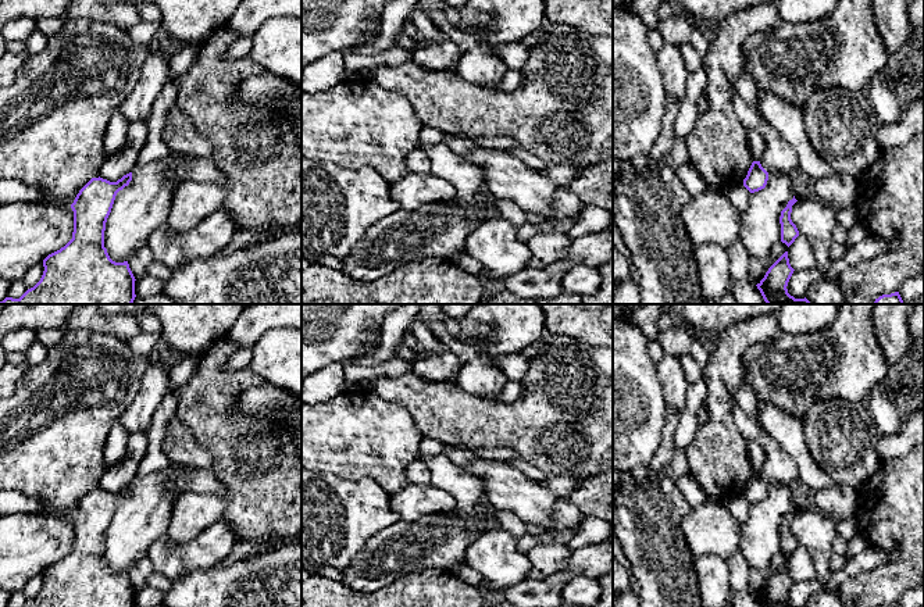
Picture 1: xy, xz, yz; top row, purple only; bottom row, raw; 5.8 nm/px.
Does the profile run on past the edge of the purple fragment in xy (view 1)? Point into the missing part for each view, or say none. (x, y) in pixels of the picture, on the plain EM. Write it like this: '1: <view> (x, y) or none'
1: none

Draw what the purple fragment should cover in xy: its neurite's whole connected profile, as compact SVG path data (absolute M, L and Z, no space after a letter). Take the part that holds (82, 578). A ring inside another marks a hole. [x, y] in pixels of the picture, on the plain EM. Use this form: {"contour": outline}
{"contour": "M132 483L117 493L92 489L76 506L71 519L74 522L72 550L60 561L43 571L40 592L22 607L136 607L135 588L128 572L115 574L104 558L106 533L111 524L115 507L129 496Z"}

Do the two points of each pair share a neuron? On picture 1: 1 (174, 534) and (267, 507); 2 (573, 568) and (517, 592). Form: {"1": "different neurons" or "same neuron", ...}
{"1": "different neurons", "2": "same neuron"}

